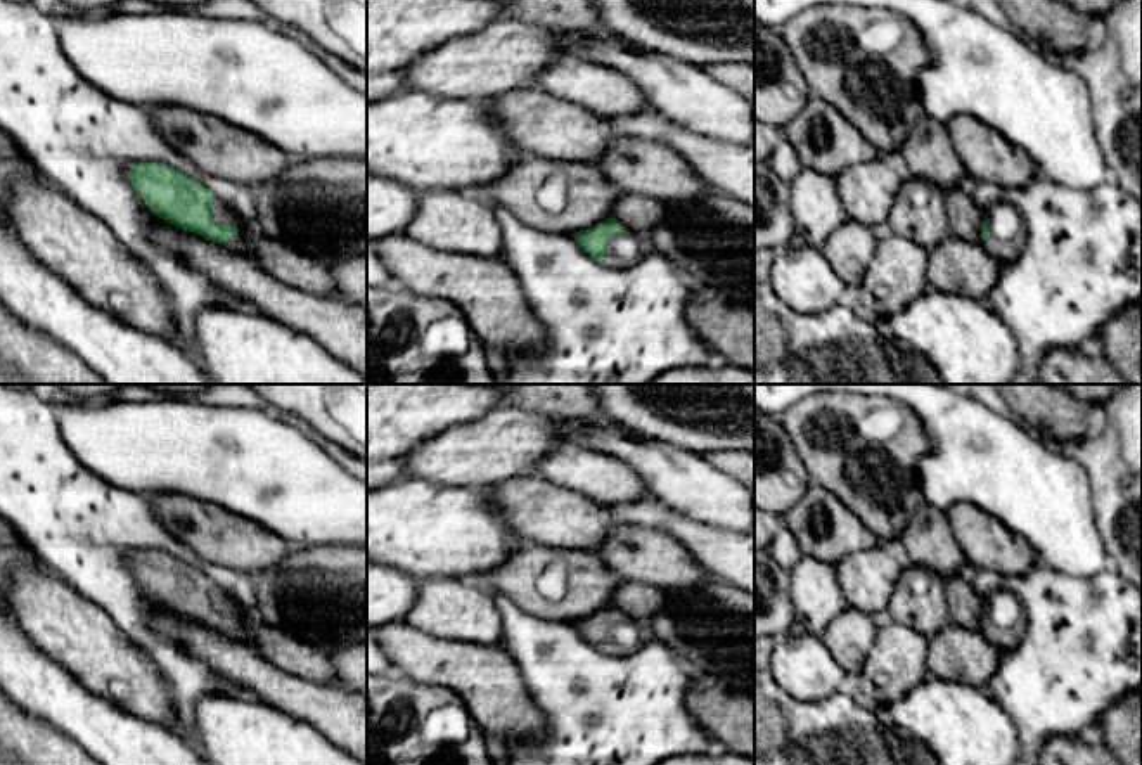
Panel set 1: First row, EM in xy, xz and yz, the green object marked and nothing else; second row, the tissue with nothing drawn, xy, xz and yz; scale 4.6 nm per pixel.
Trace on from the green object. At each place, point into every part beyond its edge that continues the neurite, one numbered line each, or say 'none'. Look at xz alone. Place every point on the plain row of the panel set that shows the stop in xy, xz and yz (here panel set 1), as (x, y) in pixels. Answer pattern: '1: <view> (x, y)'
1: xz (609, 646)

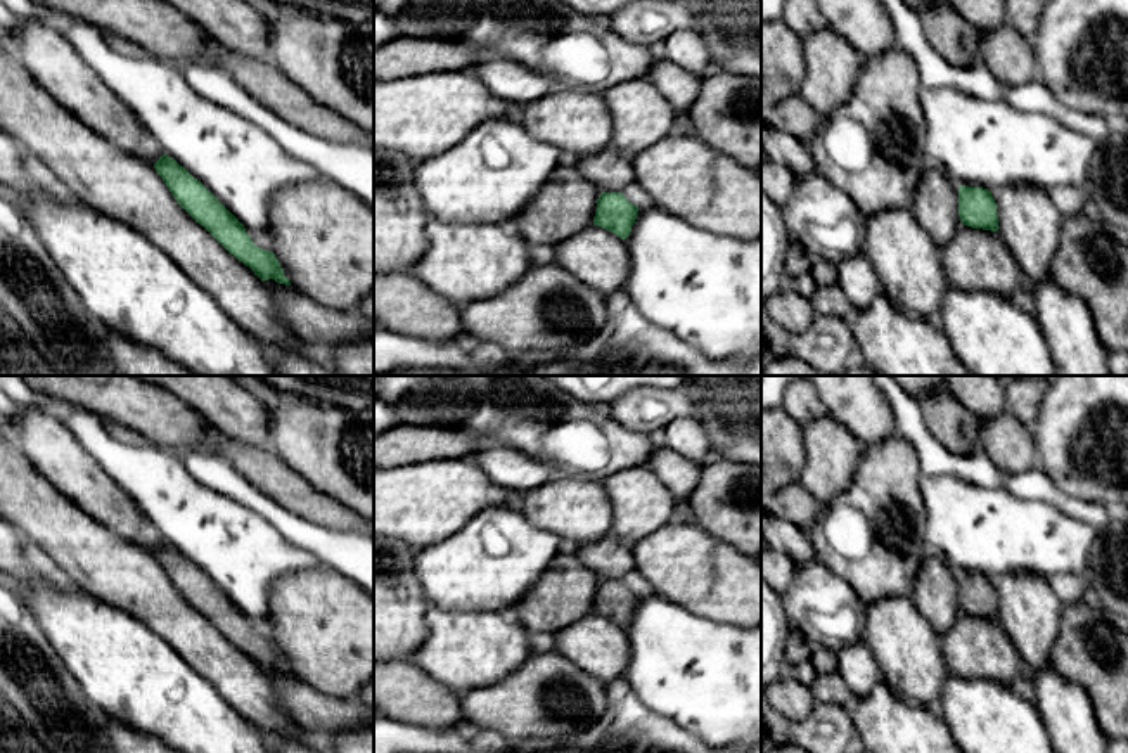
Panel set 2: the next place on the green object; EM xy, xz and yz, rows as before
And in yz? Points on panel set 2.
none

